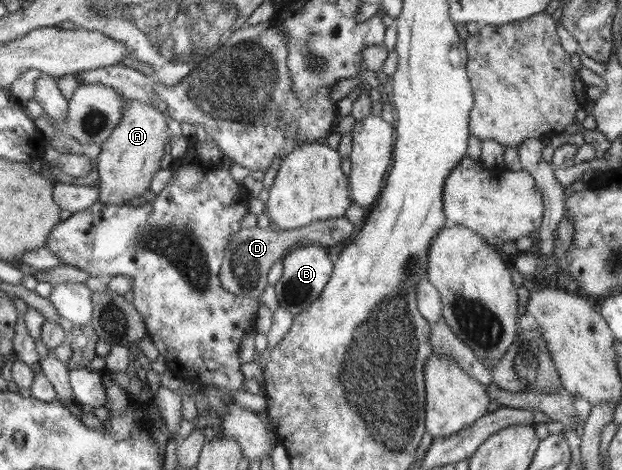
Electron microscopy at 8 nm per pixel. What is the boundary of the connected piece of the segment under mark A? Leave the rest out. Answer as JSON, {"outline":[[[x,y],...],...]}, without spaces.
{"outline":[[[132,101],[124,103],[122,121],[101,144],[101,152],[97,157],[100,202],[106,205],[123,205],[150,191],[152,177],[161,168],[164,147],[170,137],[167,121],[168,116],[164,108],[156,103]]]}

